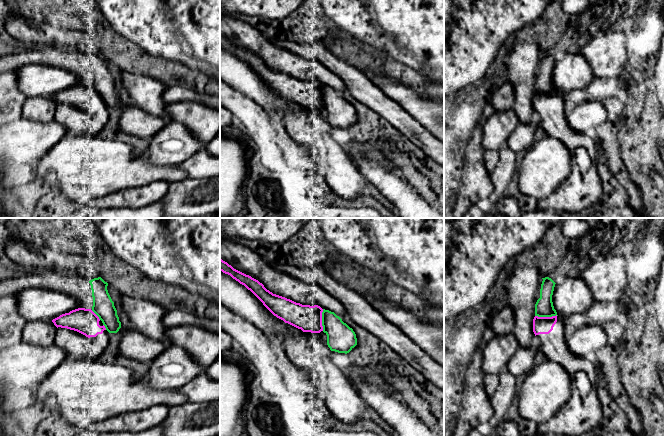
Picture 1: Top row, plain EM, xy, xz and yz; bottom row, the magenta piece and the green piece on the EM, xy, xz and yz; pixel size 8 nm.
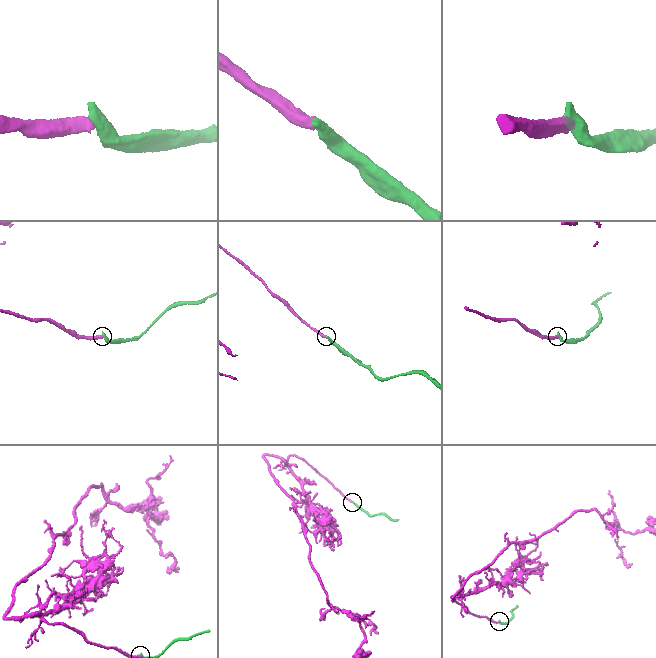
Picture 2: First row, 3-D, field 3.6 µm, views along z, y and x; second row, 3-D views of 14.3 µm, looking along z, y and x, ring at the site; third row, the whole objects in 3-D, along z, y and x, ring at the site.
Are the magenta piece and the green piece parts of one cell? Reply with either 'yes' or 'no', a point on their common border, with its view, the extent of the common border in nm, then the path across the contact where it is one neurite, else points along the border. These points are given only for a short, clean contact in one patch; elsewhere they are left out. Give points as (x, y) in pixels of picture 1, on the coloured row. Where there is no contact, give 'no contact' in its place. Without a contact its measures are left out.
no; contact yz (546, 317); length 180 nm

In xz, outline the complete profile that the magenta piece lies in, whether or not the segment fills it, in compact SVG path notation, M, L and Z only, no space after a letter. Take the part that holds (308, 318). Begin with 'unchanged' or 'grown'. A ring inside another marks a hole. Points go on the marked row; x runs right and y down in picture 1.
unchanged; M220 259L220 271L230 275L233 279L244 285L274 316L285 323L301 329L303 332L320 333L323 331L323 309L320 306L302 305L273 294L258 280L234 269L222 259Z

